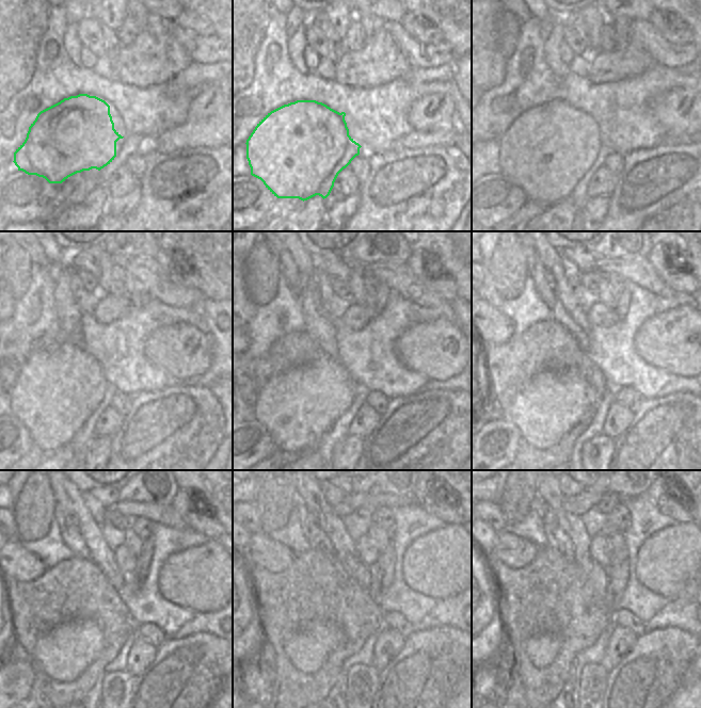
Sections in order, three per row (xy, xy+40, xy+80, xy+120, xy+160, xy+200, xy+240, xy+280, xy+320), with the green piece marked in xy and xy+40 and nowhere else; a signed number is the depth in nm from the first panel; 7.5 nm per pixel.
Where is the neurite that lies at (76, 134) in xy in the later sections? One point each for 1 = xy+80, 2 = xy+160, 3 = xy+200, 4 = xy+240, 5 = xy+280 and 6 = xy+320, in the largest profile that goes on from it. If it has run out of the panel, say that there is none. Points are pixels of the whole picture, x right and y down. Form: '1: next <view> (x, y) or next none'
1: next xy+80 (547, 148)
2: next xy+160 (298, 406)
3: next xy+200 (552, 403)
4: next xy+240 (63, 654)
5: next xy+280 (307, 652)
6: next xy+320 (541, 650)

